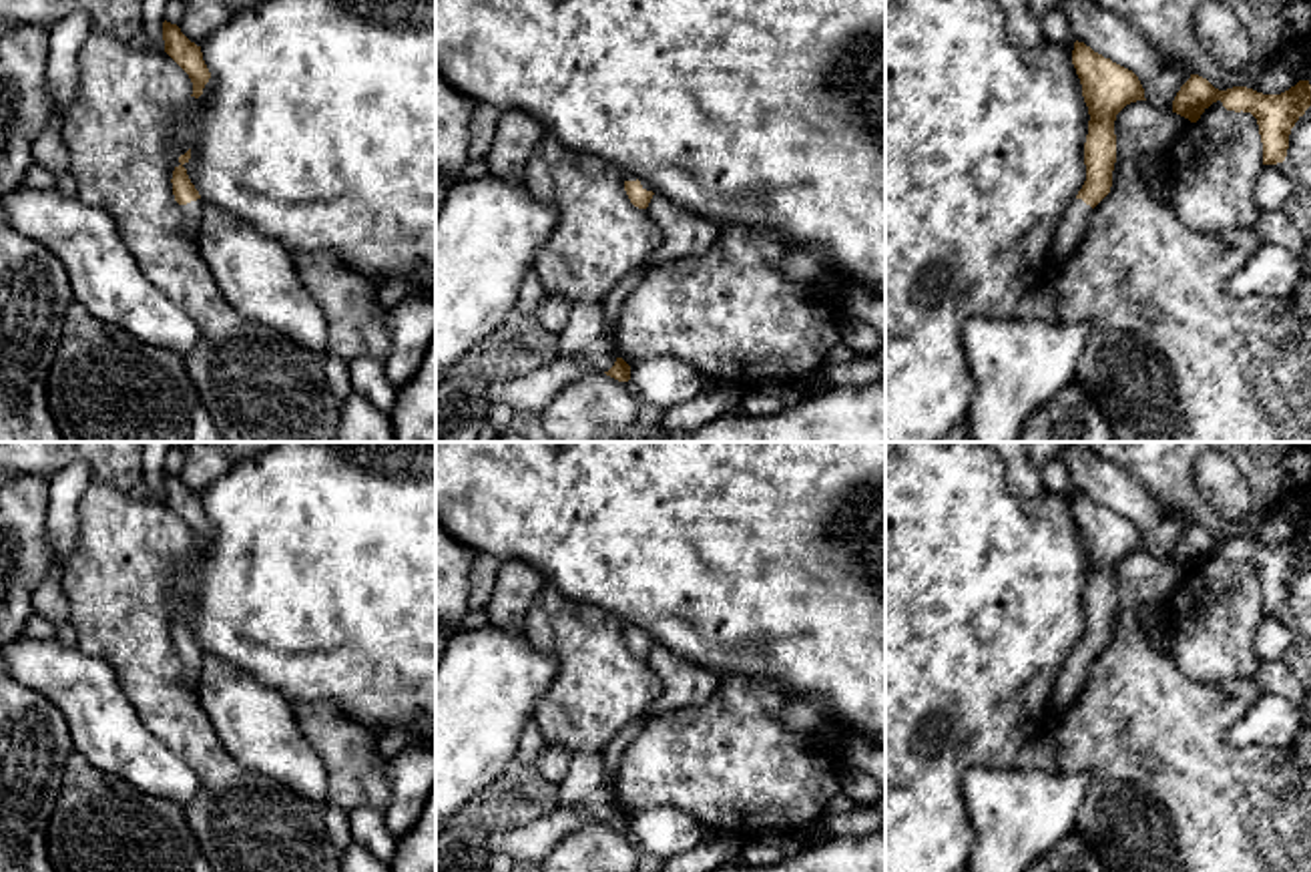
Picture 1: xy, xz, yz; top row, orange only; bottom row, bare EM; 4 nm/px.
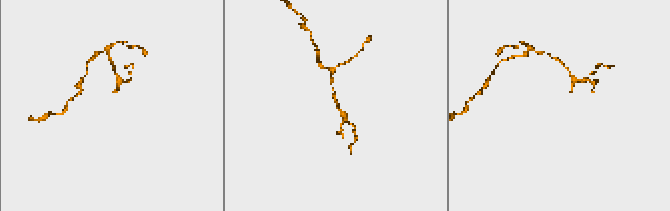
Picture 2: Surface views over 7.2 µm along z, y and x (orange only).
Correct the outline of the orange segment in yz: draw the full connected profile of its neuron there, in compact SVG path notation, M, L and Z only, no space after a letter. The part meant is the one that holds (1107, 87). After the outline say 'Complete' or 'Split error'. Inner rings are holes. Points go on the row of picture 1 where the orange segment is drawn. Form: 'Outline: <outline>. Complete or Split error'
Outline: M1074 42L1072 64L1090 115L1084 143L1086 181L1056 225L1050 243L1052 269L1080 245L1090 211L1110 193L1116 163L1116 115L1130 102L1146 100L1132 70L1104 58L1084 42Z. Split error

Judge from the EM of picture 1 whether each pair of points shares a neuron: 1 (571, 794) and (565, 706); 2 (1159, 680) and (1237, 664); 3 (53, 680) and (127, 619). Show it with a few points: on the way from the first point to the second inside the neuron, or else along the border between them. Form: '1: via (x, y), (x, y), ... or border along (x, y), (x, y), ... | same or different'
1: border along (603, 750), (571, 756) | different
2: border along (1165, 651), (1183, 672), (1201, 682), (1231, 682) | different
3: border along (75, 645), (103, 658), (121, 684) | different

